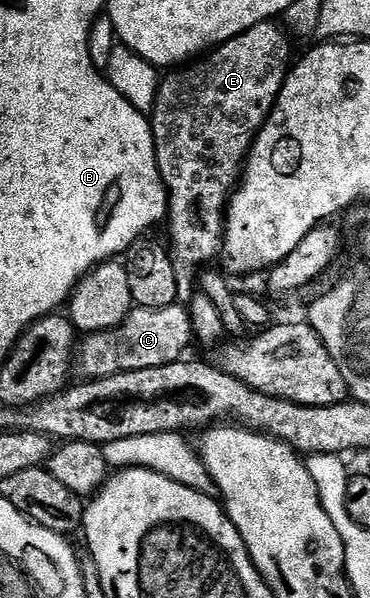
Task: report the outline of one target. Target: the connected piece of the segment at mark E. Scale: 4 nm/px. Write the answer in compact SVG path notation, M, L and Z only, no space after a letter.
M274 21L262 22L241 32L236 38L222 42L190 64L172 69L168 73L171 75L168 78L166 75L159 83L157 100L151 109L149 121L155 137L157 164L167 189L165 222L171 233L169 253L175 260L180 295L190 295L191 285L192 288L196 285L201 267L214 263L211 261L214 258L216 261L222 255L227 203L241 181L251 145L271 115L287 72L293 65L290 40L288 31L282 25Z

